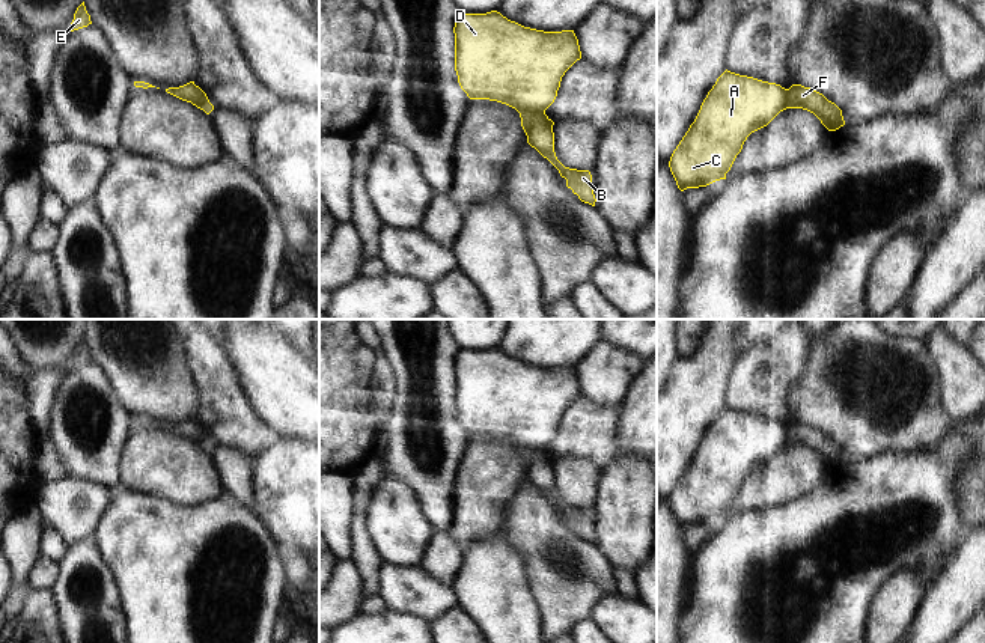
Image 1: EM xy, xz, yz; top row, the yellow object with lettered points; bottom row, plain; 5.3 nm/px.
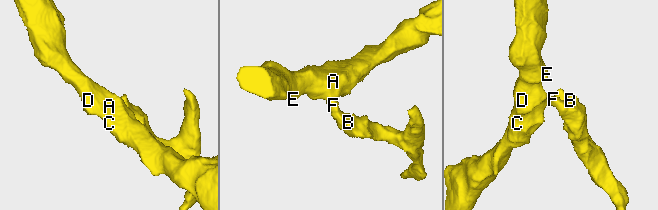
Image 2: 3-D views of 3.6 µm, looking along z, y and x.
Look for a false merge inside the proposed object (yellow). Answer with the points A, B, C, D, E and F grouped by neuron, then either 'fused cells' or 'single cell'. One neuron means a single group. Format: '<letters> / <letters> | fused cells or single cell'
A C D E / B F | fused cells

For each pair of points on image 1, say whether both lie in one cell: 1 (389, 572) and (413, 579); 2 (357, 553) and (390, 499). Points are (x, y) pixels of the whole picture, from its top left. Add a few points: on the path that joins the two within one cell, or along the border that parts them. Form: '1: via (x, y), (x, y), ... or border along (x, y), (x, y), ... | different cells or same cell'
1: via (395, 579), (407, 579) | same cell
2: border along (369, 500), (365, 529), (372, 547), (383, 560) | different cells

